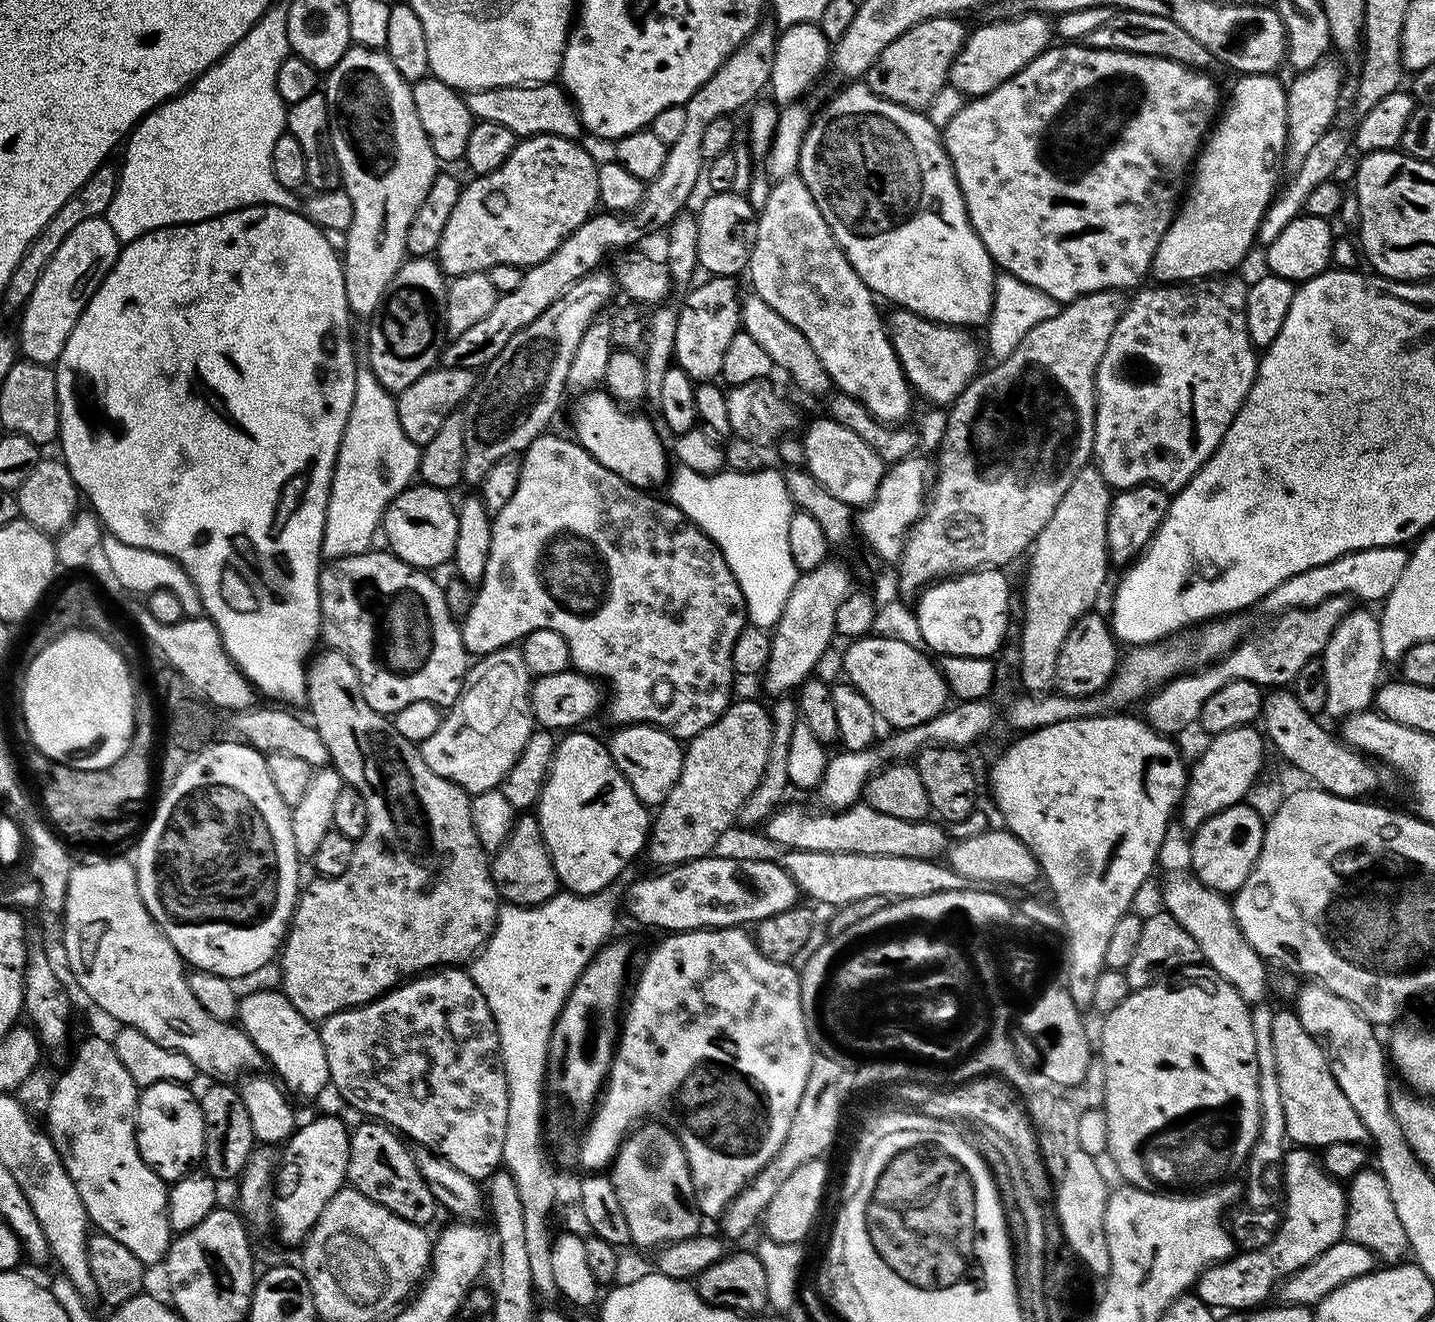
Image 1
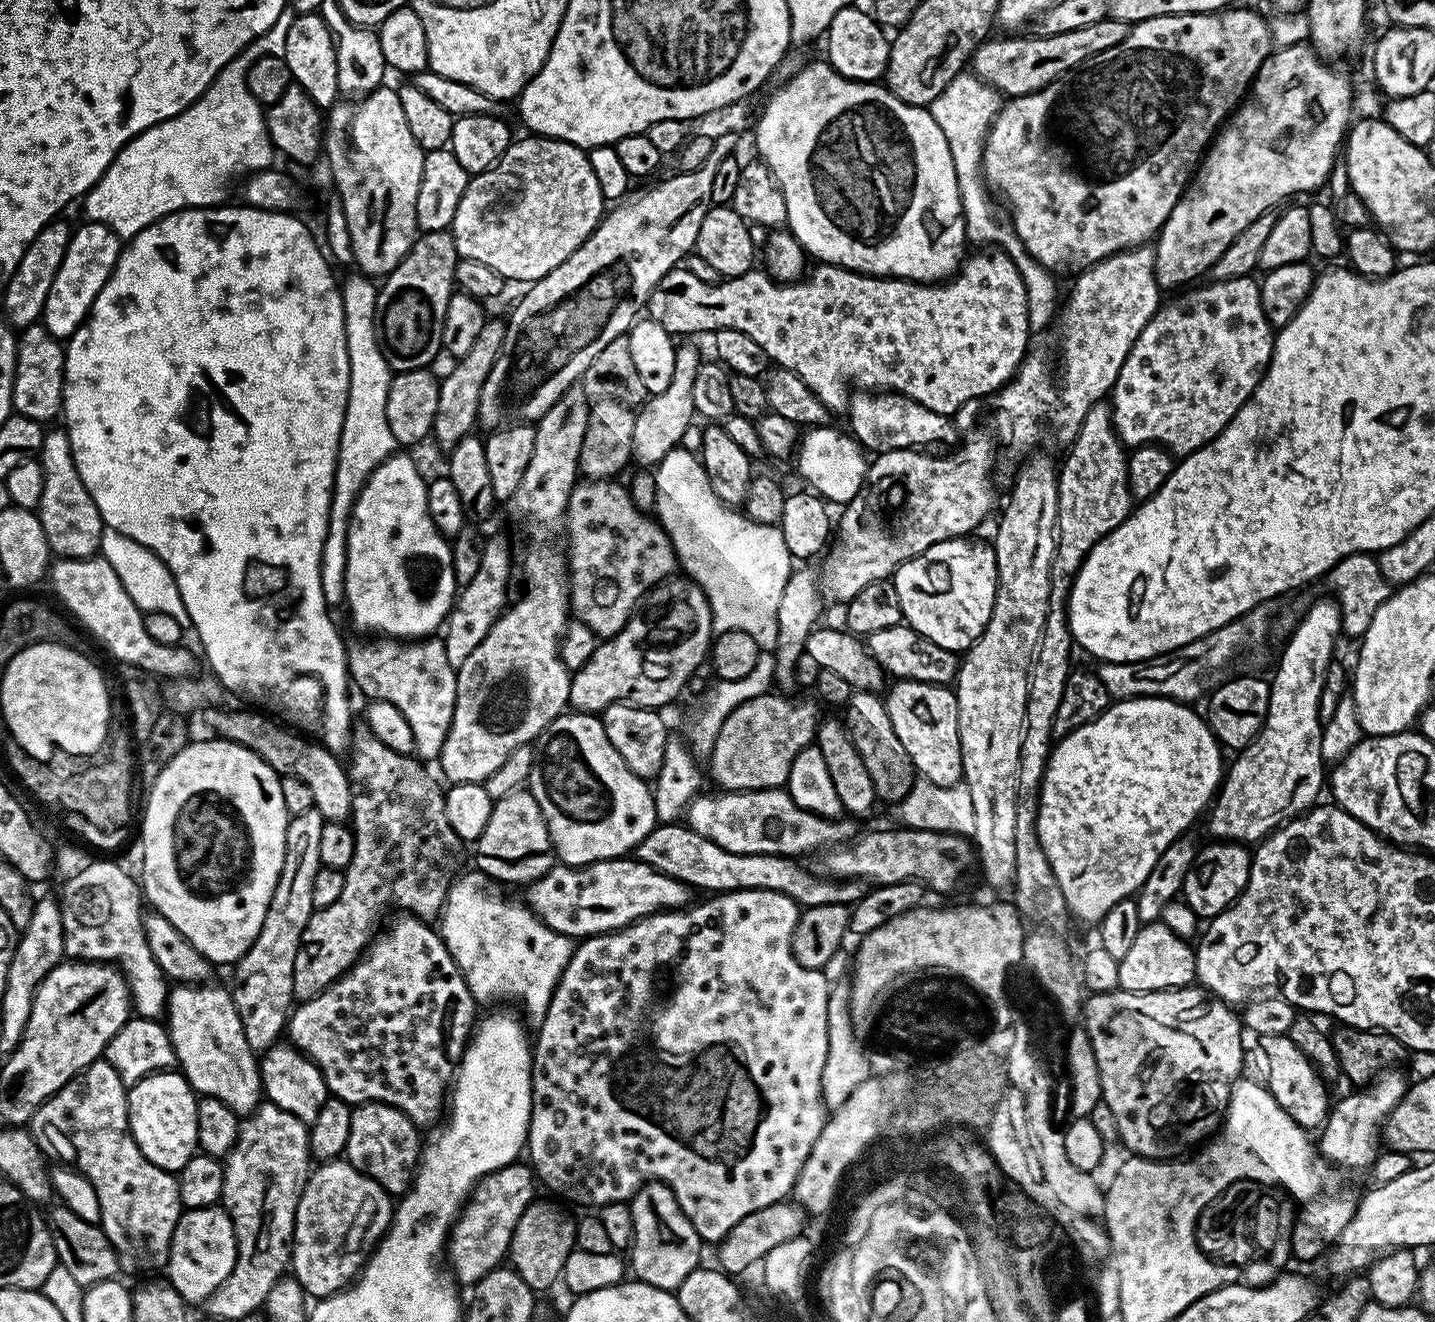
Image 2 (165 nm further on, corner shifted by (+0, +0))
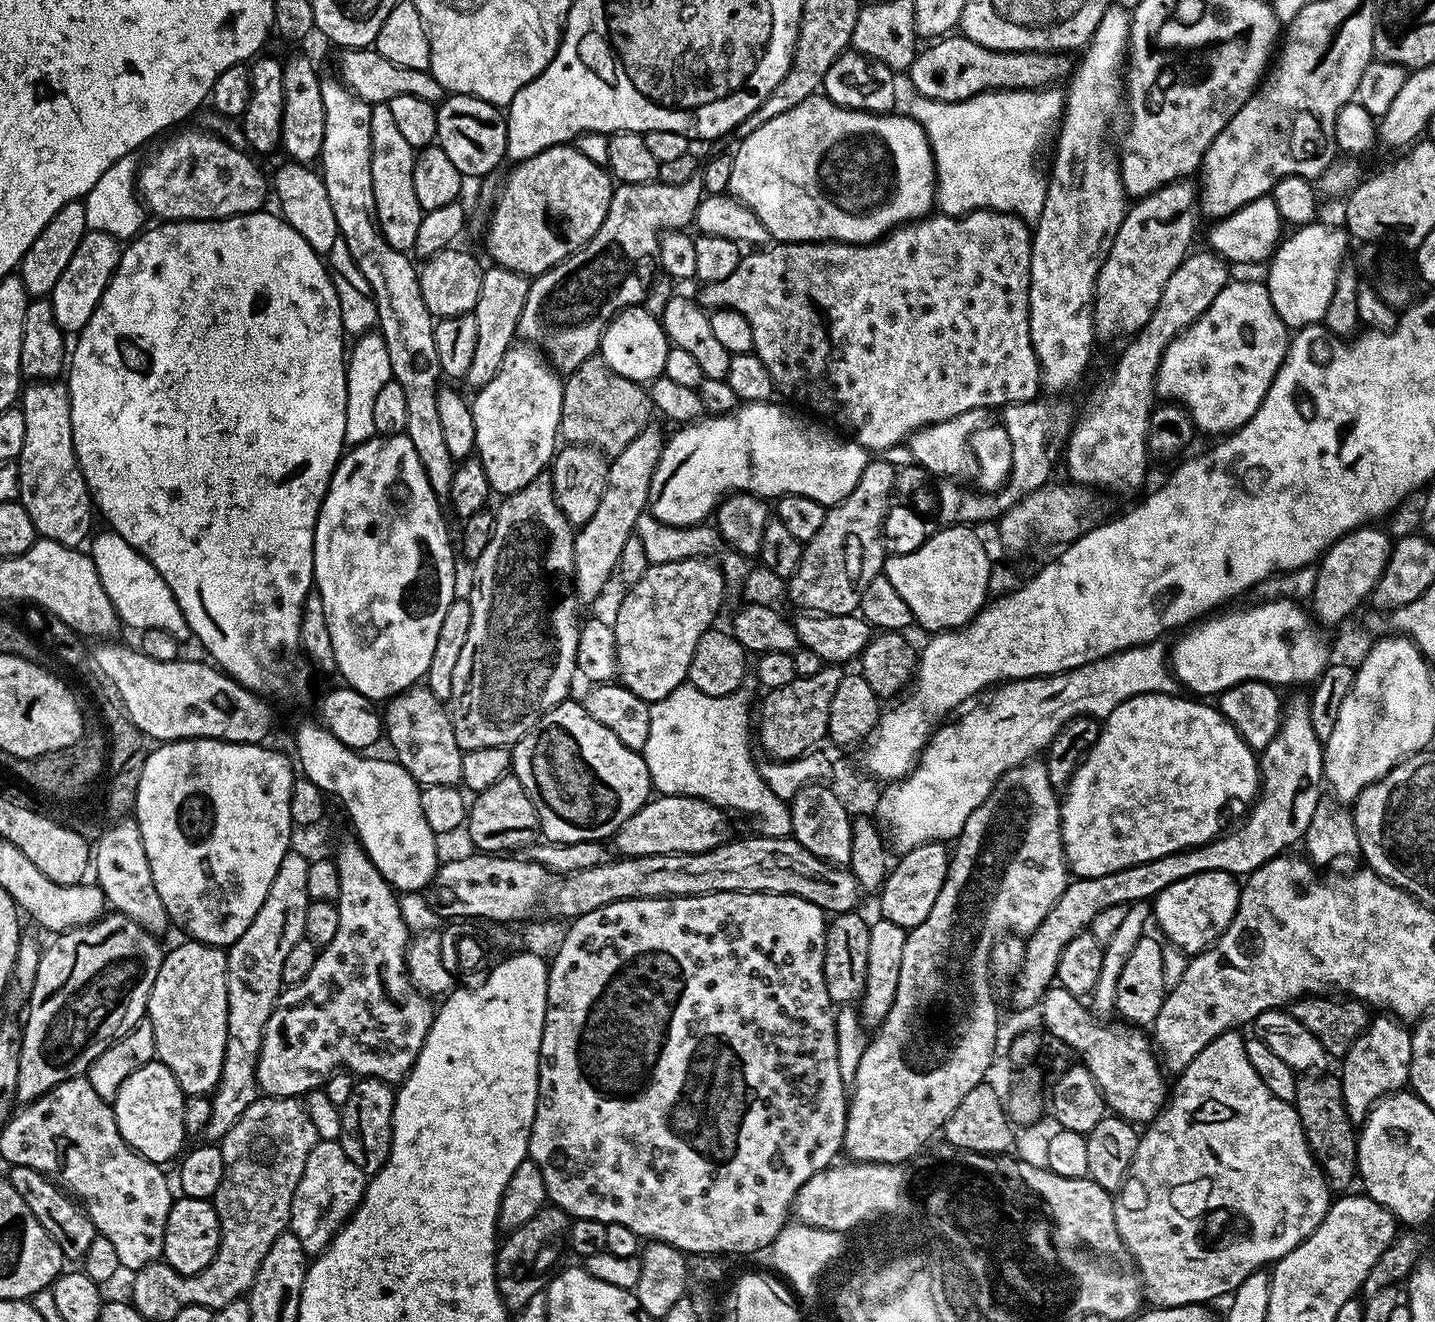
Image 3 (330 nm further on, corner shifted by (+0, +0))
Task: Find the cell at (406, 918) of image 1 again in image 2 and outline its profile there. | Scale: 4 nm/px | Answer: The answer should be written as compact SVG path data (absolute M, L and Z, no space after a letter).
M366 726L357 727L353 731L351 756L352 761L347 761L346 767L348 781L352 784L350 824L356 833L354 858L344 872L344 889L338 902L315 909L310 922L306 922L306 930L302 930L300 949L298 954L294 954L292 991L293 997L300 1002L325 992L361 959L362 953L374 939L376 919L391 904L400 908L396 910L419 916L425 922L431 921L443 909L448 887L458 876L456 863L460 860L462 841L458 834L454 834L450 818L446 818L445 789L439 788L432 781L431 774L423 768L425 765L419 759L390 750L390 746L386 746L386 742L378 742L378 738L374 738L374 734Z

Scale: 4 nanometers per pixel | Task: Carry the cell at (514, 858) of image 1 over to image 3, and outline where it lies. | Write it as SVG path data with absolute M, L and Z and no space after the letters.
M511 774L498 778L494 786L486 786L486 790L475 793L468 809L467 832L476 847L473 849L480 854L516 854L519 848L531 848L542 836L534 802L530 802L530 794L526 794L522 782Z

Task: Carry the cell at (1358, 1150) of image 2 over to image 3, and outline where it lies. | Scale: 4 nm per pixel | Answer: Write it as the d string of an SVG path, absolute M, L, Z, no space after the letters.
M1376 1014L1369 1019L1364 1033L1358 1037L1350 1046L1350 1050L1342 1057L1344 1064L1338 1071L1338 1079L1342 1086L1342 1098L1348 1111L1348 1117L1353 1124L1360 1126L1368 1118L1368 1113L1372 1107L1386 1096L1391 1096L1393 1092L1401 1091L1408 1084L1410 1074L1410 1046L1412 1045L1412 1033L1401 1021L1388 1014Z

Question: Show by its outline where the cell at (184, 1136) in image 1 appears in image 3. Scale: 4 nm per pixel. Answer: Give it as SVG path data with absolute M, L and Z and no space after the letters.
M153 1062L142 1066L142 1070L134 1070L134 1074L122 1082L114 1101L116 1121L122 1138L150 1162L164 1166L167 1160L175 1161L181 1155L186 1141L182 1122L185 1099L185 1092L164 1064Z

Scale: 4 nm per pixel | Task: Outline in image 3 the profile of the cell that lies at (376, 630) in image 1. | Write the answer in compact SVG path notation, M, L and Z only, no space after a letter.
M413 686L407 692L387 701L383 709L382 720L386 725L386 740L392 743L396 763L408 771L421 786L459 785L464 779L464 752L458 746L452 729L452 718L449 709L432 693L427 686Z

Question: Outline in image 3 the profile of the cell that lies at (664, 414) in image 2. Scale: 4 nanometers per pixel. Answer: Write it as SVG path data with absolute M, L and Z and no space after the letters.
M649 426L622 450L608 465L608 477L606 478L606 490L602 490L602 502L598 502L598 510L586 521L579 525L575 533L574 542L574 591L581 601L596 600L600 591L608 584L608 579L613 579L616 572L616 563L620 561L622 546L626 546L626 538L630 538L636 531L636 523L640 516L645 515L648 507L648 494L650 492L650 478L658 466L658 458L664 449L665 433L660 433L655 426Z

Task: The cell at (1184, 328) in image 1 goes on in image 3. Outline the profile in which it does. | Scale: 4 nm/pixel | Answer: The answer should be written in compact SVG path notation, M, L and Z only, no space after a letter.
M1233 279L1210 302L1210 310L1202 313L1180 336L1175 336L1162 354L1162 362L1156 375L1156 395L1161 401L1183 406L1192 423L1204 432L1231 434L1247 422L1258 410L1270 382L1276 377L1276 371L1282 366L1288 353L1290 329L1270 302L1267 283L1256 280Z

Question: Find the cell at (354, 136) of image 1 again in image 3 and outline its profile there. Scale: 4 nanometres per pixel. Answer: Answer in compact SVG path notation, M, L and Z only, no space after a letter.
M373 104L372 117L372 173L374 174L374 202L380 233L400 252L415 249L418 226L422 215L418 197L414 195L414 150L406 138L402 138L387 104Z

